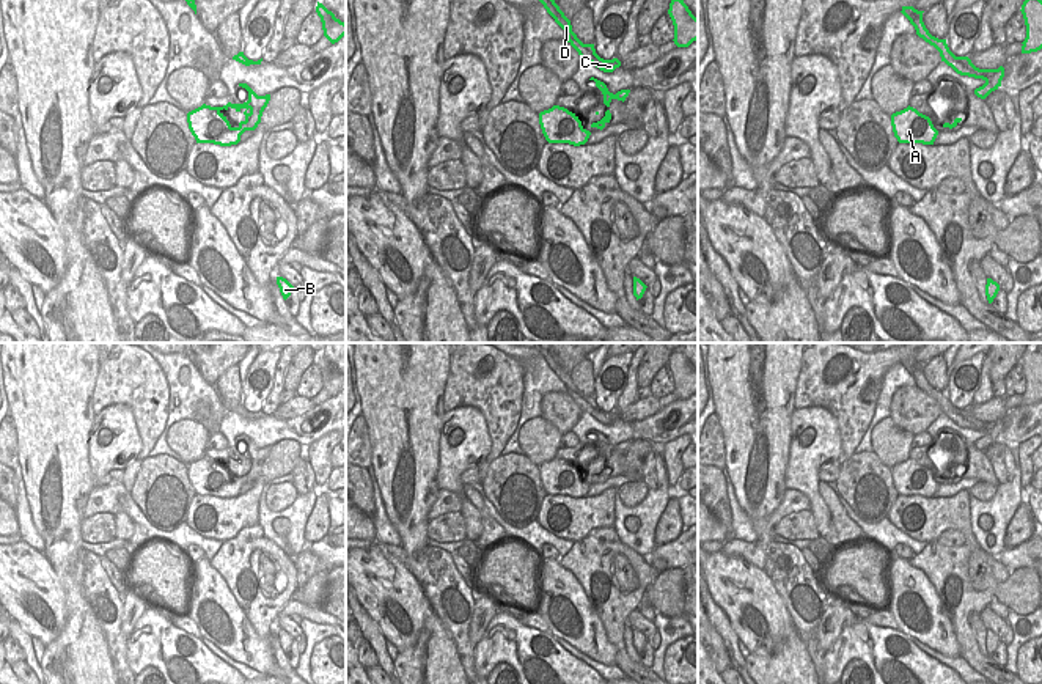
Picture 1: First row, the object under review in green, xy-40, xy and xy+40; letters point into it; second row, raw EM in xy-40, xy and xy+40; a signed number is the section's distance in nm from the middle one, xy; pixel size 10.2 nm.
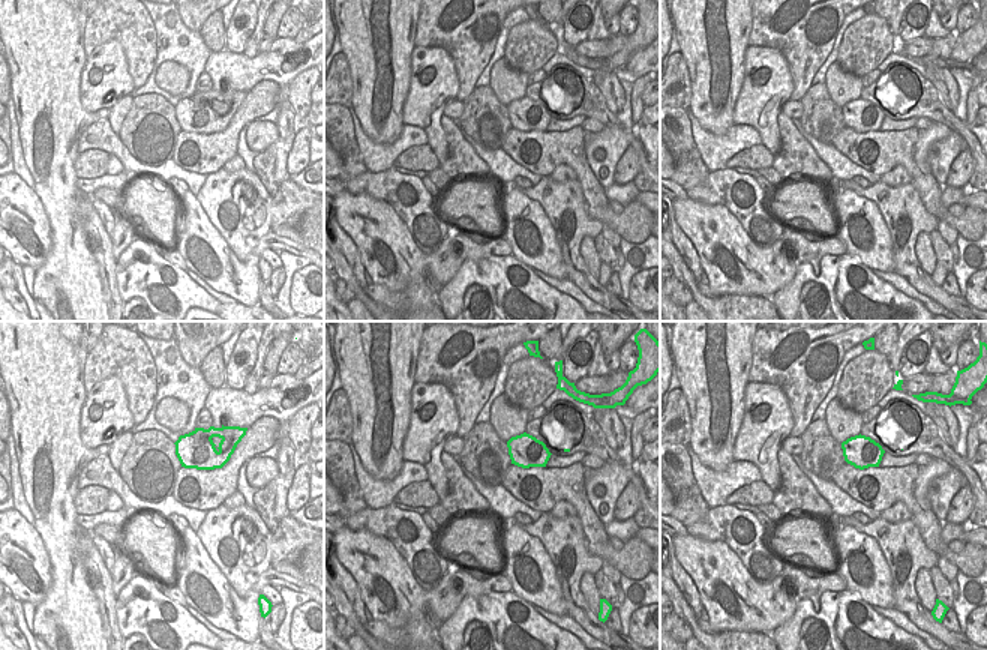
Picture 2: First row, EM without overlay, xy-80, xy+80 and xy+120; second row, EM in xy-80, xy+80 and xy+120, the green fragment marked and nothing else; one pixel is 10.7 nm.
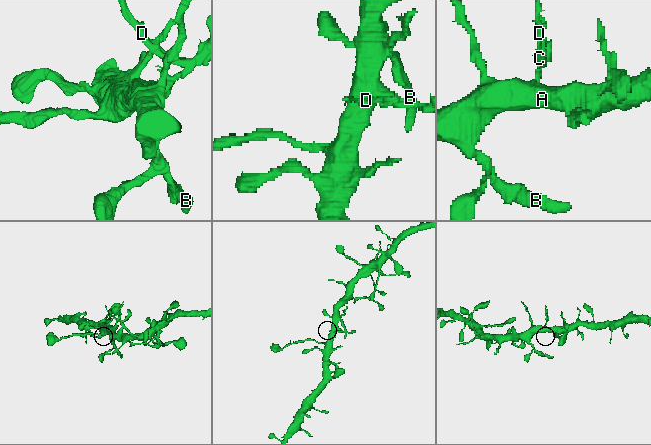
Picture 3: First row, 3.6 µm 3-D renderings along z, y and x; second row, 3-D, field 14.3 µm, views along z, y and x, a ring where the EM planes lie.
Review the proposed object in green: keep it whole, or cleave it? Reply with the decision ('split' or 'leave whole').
split

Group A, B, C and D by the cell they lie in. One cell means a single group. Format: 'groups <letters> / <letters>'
groups A B / C D

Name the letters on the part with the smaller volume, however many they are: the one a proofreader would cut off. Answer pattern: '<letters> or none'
C, D

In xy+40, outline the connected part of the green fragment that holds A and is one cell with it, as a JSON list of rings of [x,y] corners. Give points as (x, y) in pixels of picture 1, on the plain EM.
[[[910,458],[891,467],[891,478],[899,495],[934,497],[938,487],[930,470]]]

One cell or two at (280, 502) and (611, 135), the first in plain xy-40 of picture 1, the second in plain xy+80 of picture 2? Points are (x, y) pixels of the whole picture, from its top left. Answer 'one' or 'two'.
two

